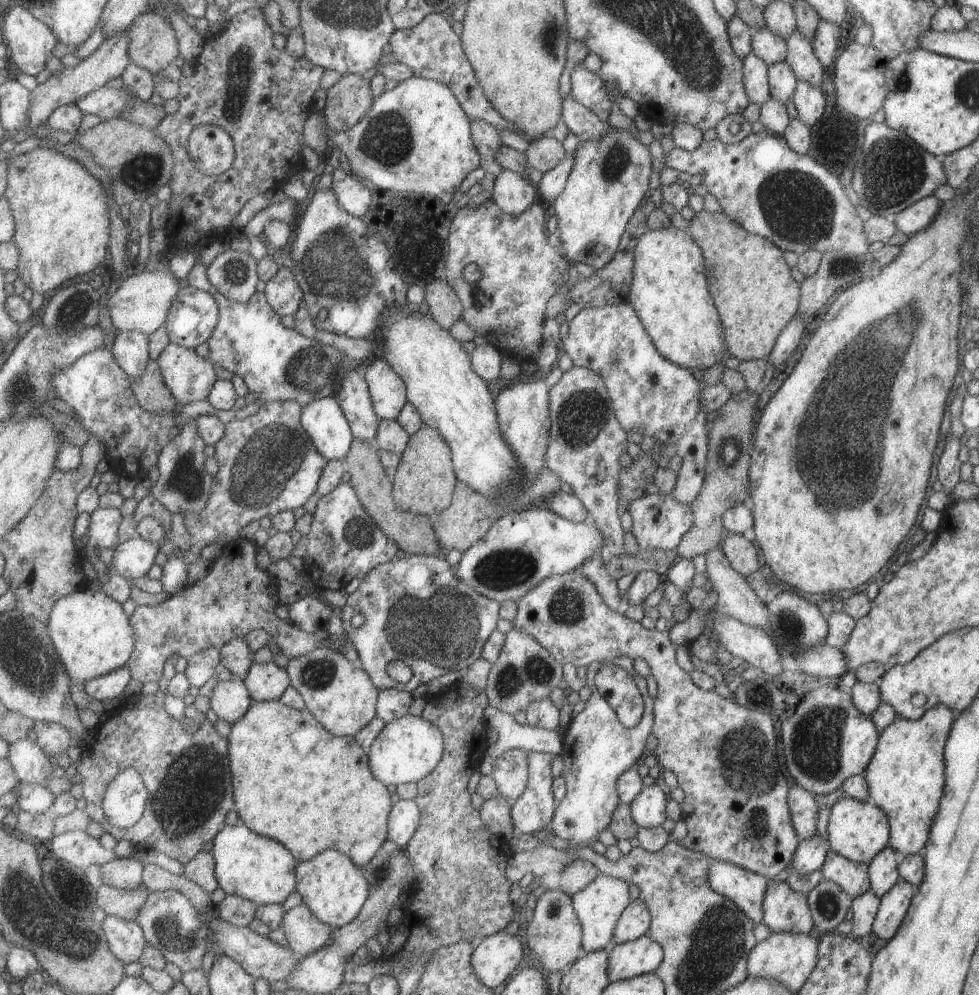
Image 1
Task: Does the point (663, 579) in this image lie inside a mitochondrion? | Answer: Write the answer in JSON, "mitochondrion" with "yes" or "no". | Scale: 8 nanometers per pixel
{"mitochondrion":"no"}

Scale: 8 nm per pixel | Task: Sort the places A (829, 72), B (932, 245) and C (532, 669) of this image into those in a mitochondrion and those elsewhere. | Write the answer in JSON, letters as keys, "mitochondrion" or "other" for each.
{"A":"other","B":"other","C":"mitochondrion"}

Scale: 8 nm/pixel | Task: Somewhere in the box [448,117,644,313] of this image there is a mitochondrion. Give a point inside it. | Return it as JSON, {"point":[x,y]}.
{"point":[617,157]}

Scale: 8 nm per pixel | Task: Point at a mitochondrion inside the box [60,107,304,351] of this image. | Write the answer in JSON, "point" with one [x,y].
{"point":[147,169]}

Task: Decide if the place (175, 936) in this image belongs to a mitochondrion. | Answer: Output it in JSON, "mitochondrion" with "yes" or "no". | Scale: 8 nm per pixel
{"mitochondrion":"yes"}

